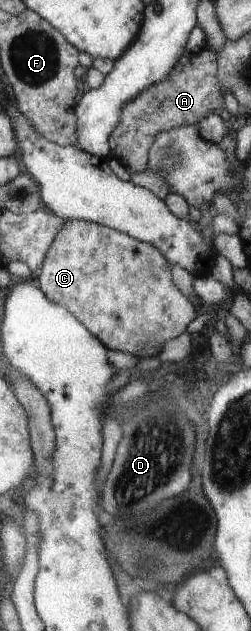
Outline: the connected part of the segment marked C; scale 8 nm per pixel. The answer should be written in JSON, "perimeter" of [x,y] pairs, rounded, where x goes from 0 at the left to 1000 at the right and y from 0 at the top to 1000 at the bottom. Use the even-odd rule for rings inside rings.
{"perimeter":[[[339,349],[255,350],[179,403],[135,447],[191,477],[263,487],[406,547],[554,569],[637,563],[653,555],[645,547],[733,528],[753,512],[789,502],[789,490],[689,448],[677,417],[614,388]]]}

